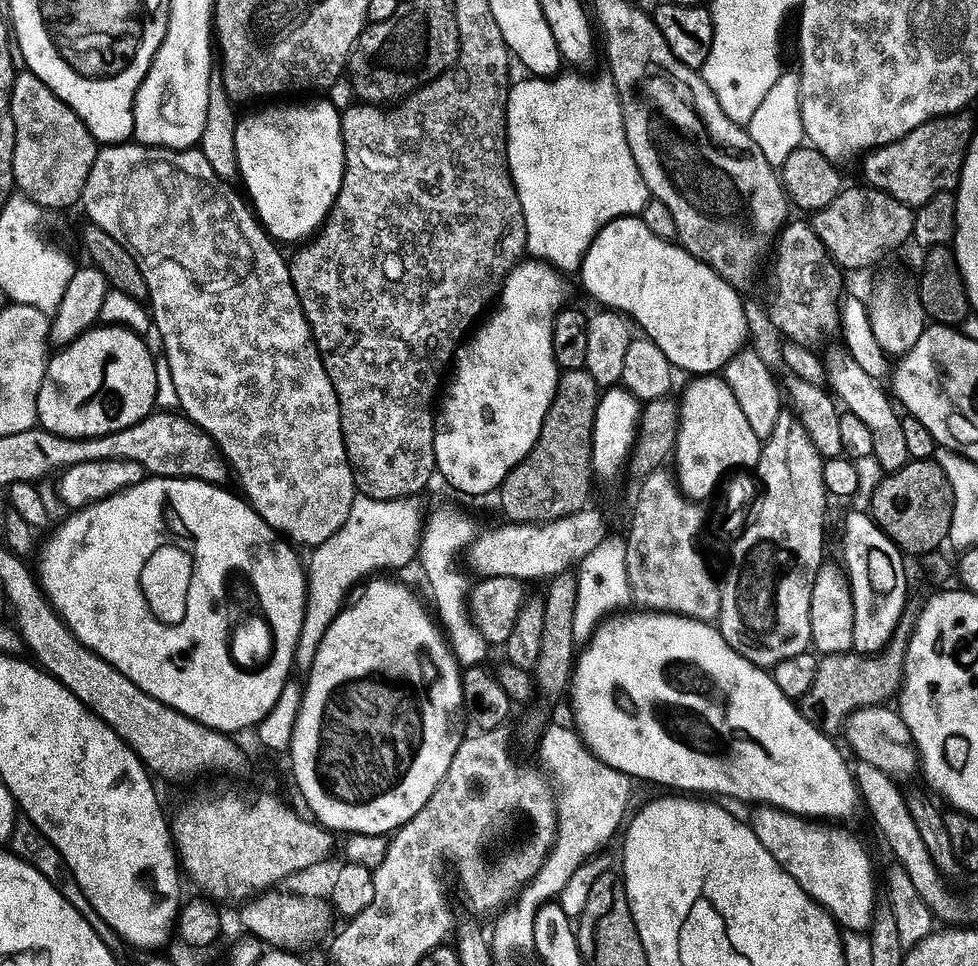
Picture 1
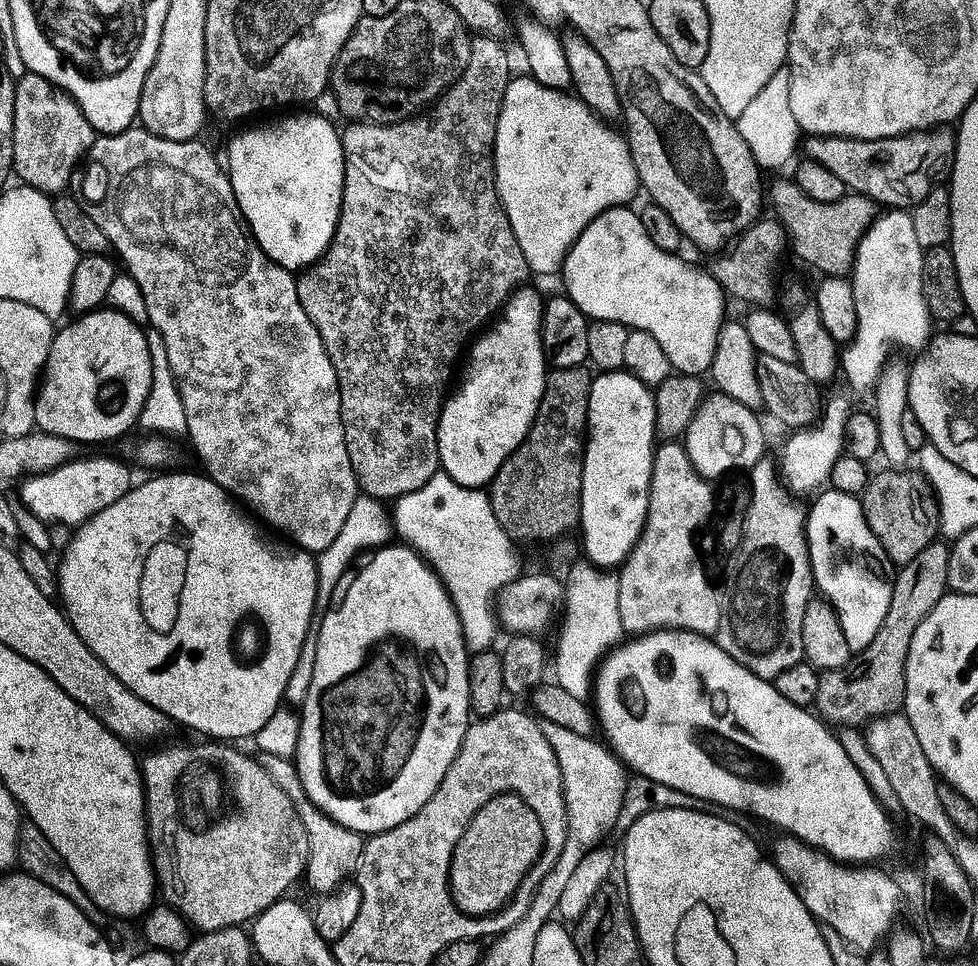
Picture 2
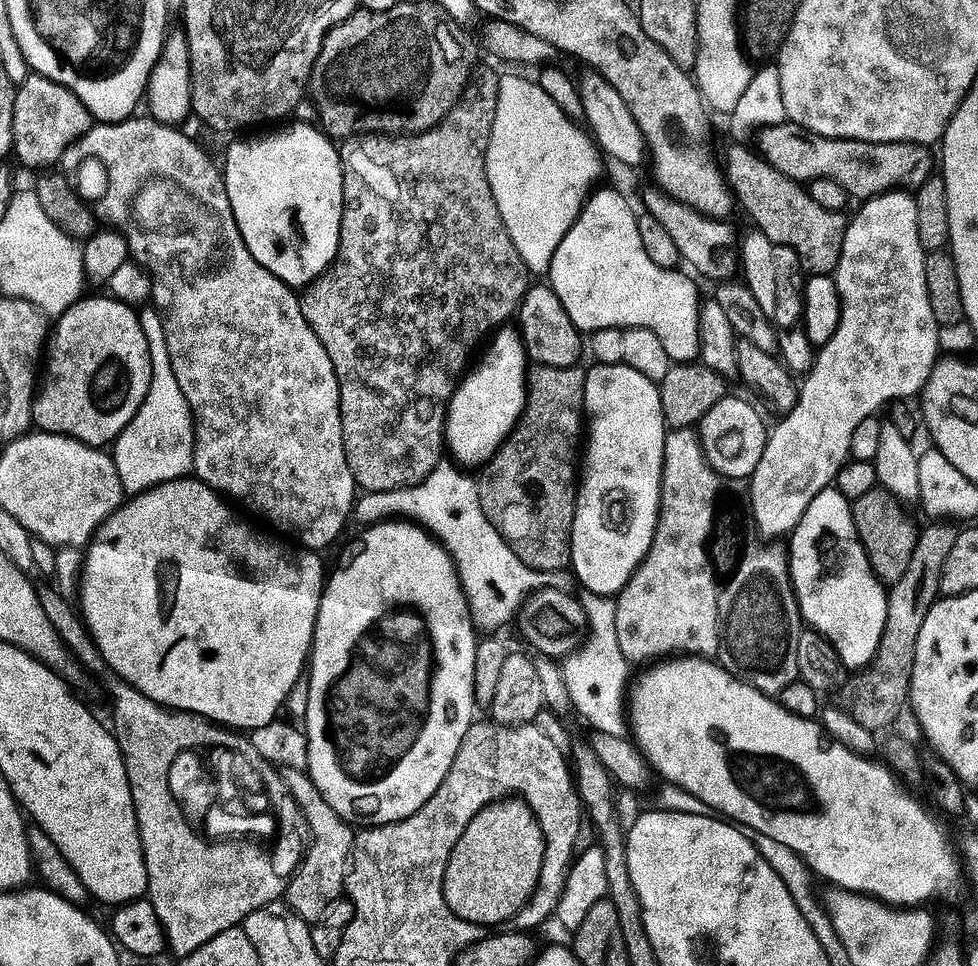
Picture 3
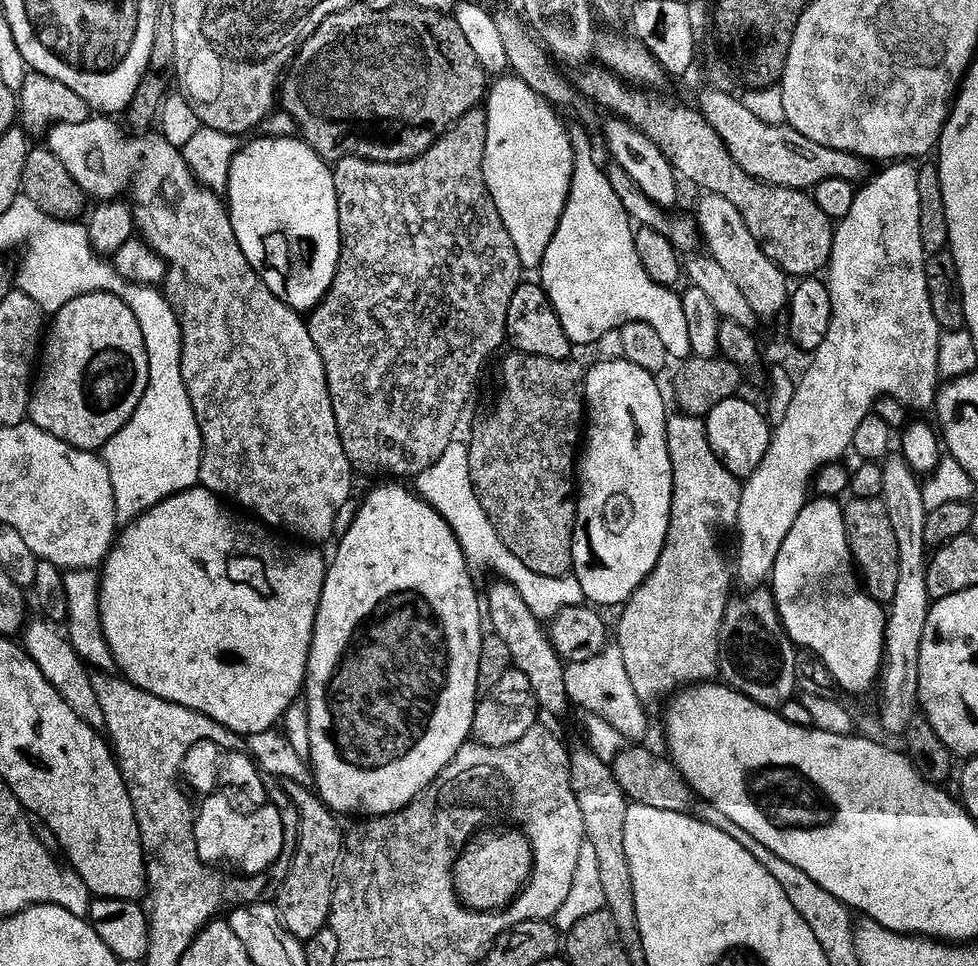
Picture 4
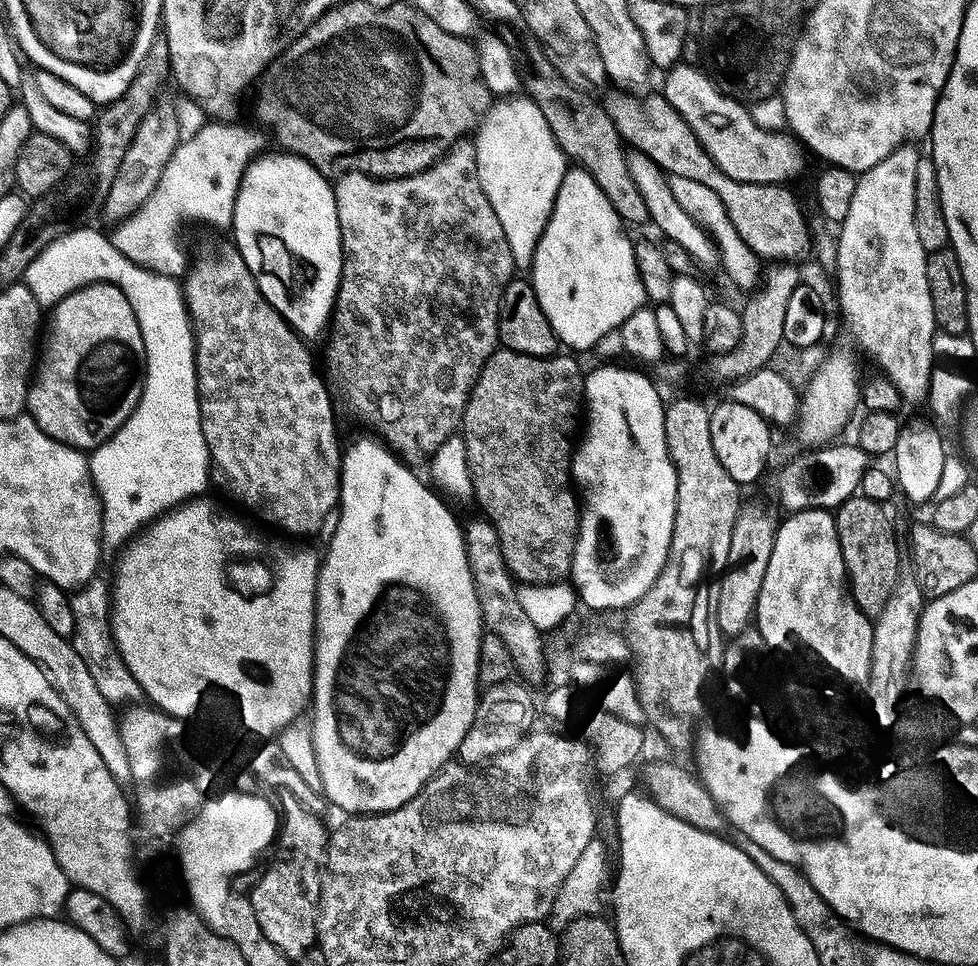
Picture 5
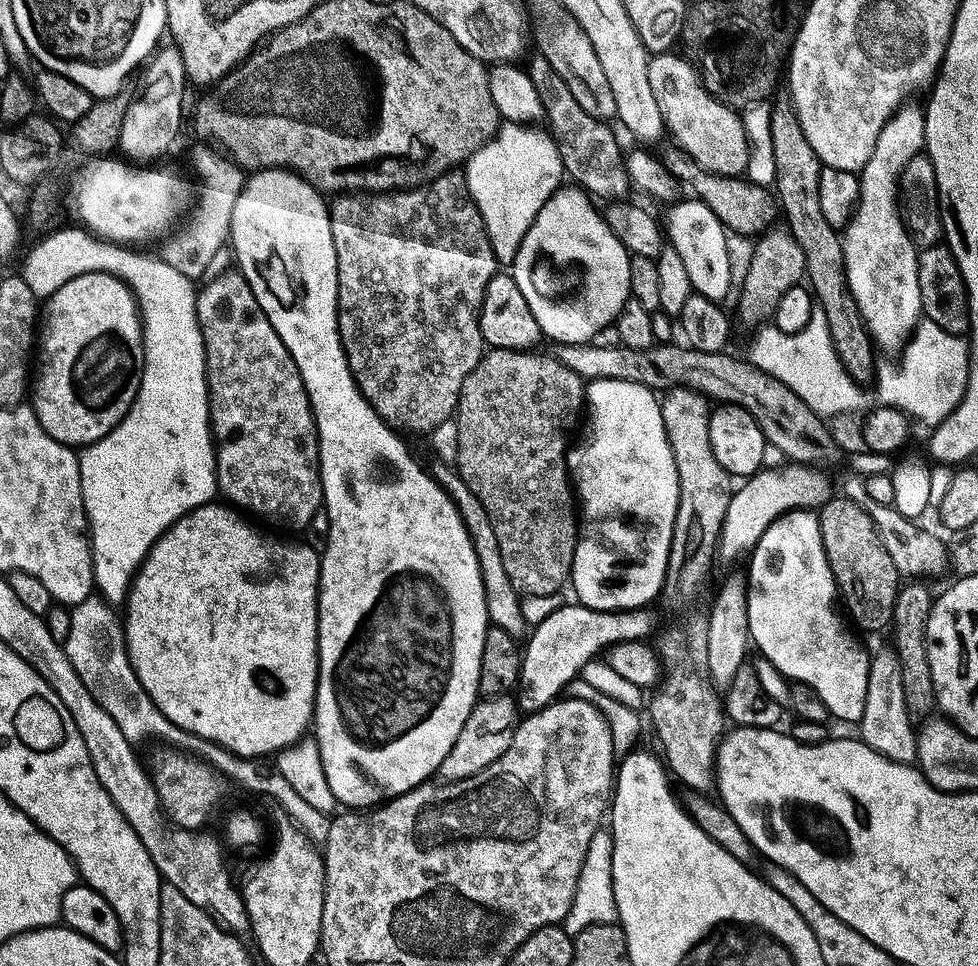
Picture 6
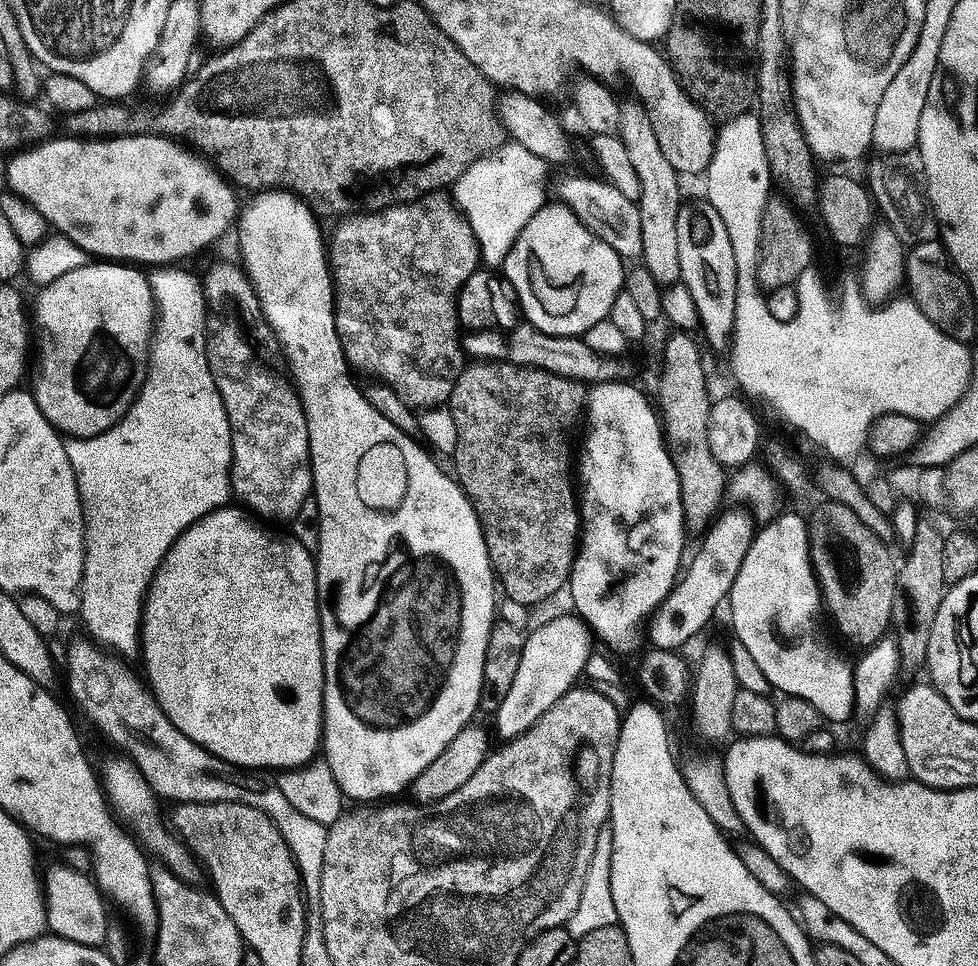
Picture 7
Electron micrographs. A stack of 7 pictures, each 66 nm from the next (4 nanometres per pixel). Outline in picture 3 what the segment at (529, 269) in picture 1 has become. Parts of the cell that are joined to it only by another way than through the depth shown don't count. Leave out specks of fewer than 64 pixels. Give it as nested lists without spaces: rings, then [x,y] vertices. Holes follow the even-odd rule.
[[[505,326],[491,337],[490,343],[483,349],[478,363],[472,371],[465,375],[456,390],[456,397],[448,407],[448,427],[446,429],[446,448],[451,459],[465,469],[479,469],[494,458],[494,454],[507,442],[512,431],[520,423],[522,414],[528,405],[528,377],[530,375],[530,361],[528,351],[519,331],[515,327]]]

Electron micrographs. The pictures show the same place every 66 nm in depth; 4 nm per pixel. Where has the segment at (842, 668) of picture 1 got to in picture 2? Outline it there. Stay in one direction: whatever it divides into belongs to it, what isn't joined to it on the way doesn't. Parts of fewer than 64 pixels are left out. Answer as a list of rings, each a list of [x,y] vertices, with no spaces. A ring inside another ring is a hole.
[[[937,542],[926,546],[926,550],[922,550],[914,562],[899,569],[900,577],[895,577],[892,586],[890,610],[882,630],[878,630],[878,638],[874,638],[868,649],[859,653],[844,669],[825,672],[820,677],[814,708],[825,724],[836,730],[863,729],[873,720],[897,715],[903,709],[910,645],[914,642],[914,634],[918,634],[918,626],[922,626],[934,606],[938,606],[938,602],[949,595],[948,571],[951,557],[949,545]]]

